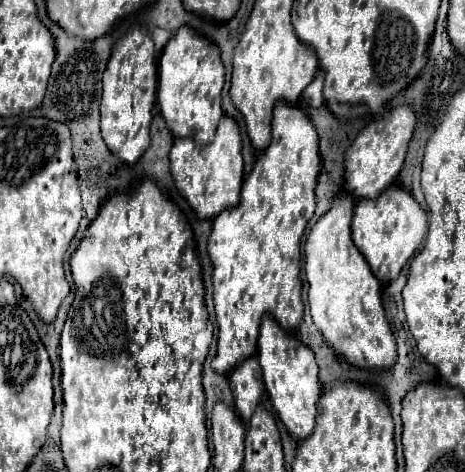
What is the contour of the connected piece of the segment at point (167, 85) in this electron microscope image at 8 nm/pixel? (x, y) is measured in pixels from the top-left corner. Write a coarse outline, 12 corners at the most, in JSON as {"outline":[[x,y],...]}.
{"outline":[[181,27],[159,59],[157,101],[173,137],[213,141],[225,69]]}

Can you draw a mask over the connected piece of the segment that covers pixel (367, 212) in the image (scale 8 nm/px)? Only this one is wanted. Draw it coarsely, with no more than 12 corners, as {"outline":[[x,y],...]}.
{"outline":[[391,185],[355,205],[351,237],[393,281],[427,233],[413,195]]}

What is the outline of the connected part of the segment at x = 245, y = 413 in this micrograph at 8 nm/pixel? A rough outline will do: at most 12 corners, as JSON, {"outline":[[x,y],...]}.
{"outline":[[257,355],[231,371],[235,411],[249,423],[265,383]]}

